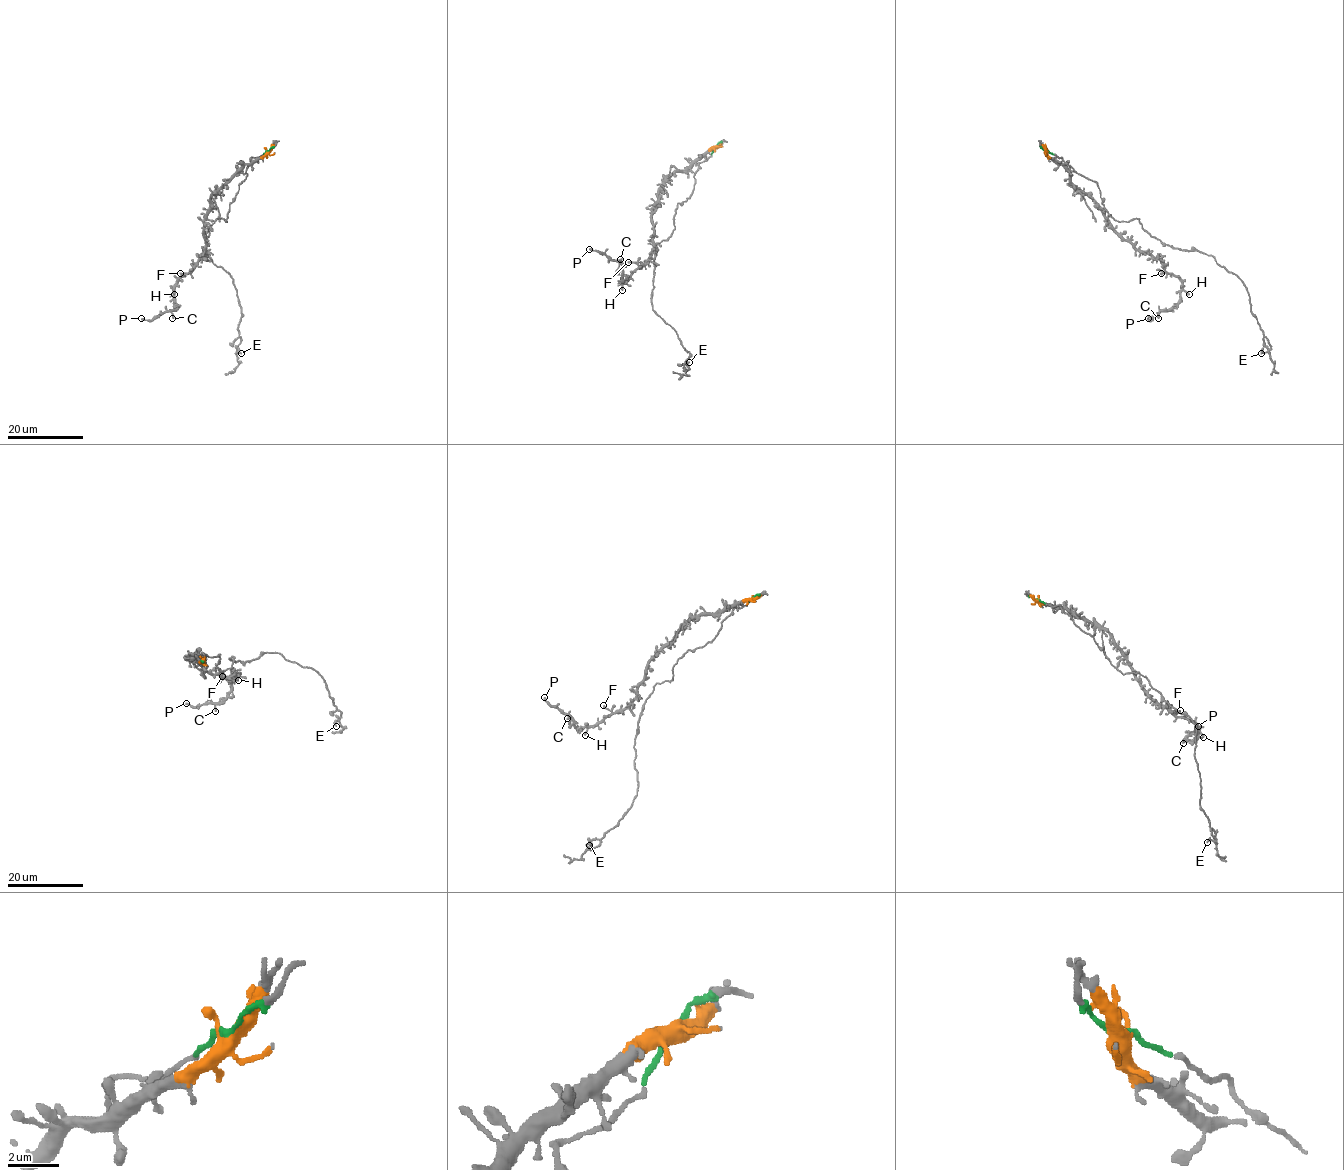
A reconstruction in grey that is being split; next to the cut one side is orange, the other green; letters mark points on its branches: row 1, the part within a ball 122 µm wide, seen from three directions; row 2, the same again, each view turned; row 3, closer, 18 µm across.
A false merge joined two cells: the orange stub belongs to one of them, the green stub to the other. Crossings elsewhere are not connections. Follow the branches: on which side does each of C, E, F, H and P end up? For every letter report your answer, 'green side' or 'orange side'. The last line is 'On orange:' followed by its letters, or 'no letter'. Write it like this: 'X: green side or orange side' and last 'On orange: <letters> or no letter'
C: orange side
E: green side
F: orange side
H: orange side
P: orange side
On orange: C, F, H, P

